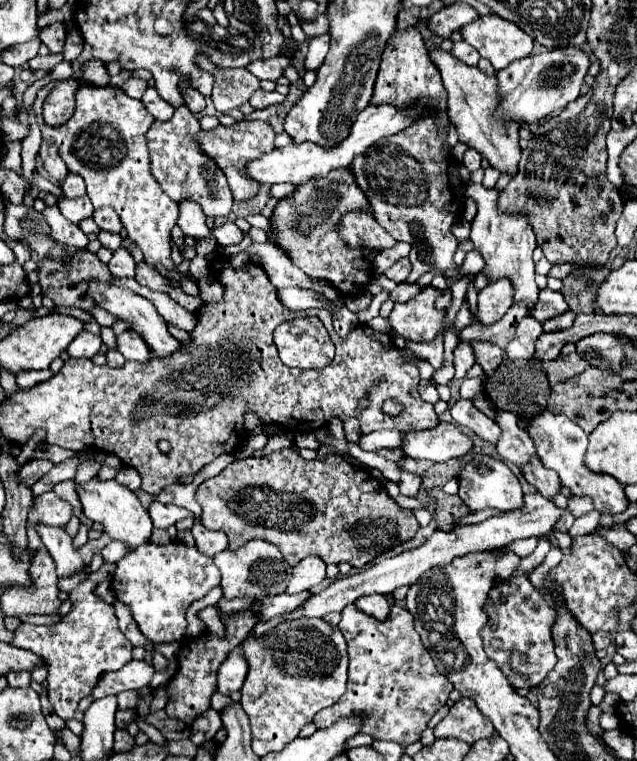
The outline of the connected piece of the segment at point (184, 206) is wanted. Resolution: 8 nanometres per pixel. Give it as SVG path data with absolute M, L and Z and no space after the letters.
M189 200L179 204L177 226L183 230L185 236L191 236L191 238L205 238L211 234L205 224L205 214L201 212L201 208L197 208L197 204Z

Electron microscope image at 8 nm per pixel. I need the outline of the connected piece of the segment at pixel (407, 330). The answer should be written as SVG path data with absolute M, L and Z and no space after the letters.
M425 286L415 298L403 304L397 302L389 316L393 332L413 342L435 340L445 328L445 314L447 314L447 310L435 308L437 296L441 296L441 290Z

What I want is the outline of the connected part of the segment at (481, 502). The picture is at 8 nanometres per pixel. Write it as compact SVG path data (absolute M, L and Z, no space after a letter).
M475 456L473 462L469 462L465 468L461 468L461 482L459 482L459 498L471 508L471 510L485 510L485 508L497 508L497 510L519 510L525 506L523 502L523 490L519 478L511 472L511 468L495 458L489 456Z

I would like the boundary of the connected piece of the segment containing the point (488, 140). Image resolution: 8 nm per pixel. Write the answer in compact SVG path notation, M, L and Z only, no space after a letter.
M435 44L429 50L429 56L431 56L433 64L439 68L441 78L443 78L443 86L449 94L449 102L447 102L449 118L459 134L459 142L473 146L477 152L481 152L483 158L489 160L491 168L513 178L517 174L517 164L521 160L519 126L505 124L505 128L501 128L497 124L497 120L493 120L493 116L491 116L493 108L497 108L497 80L495 80L495 76L487 76L475 66L461 64L461 60L457 60L451 52L445 52L439 44Z

